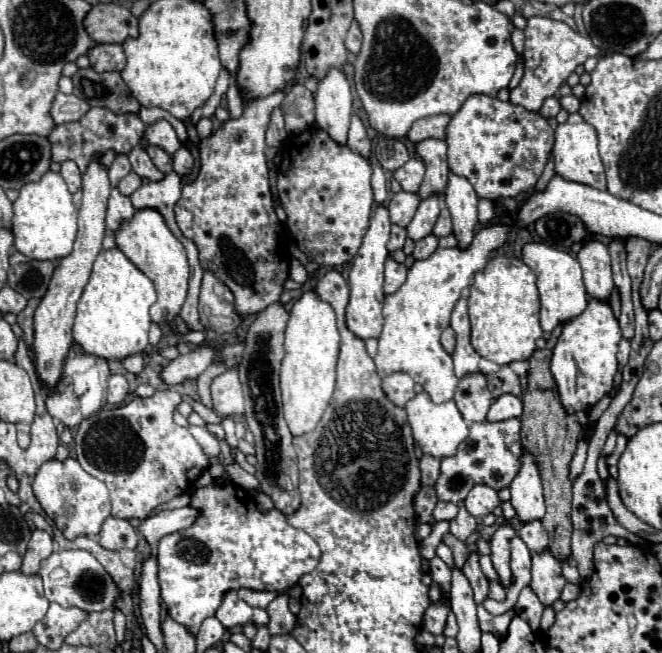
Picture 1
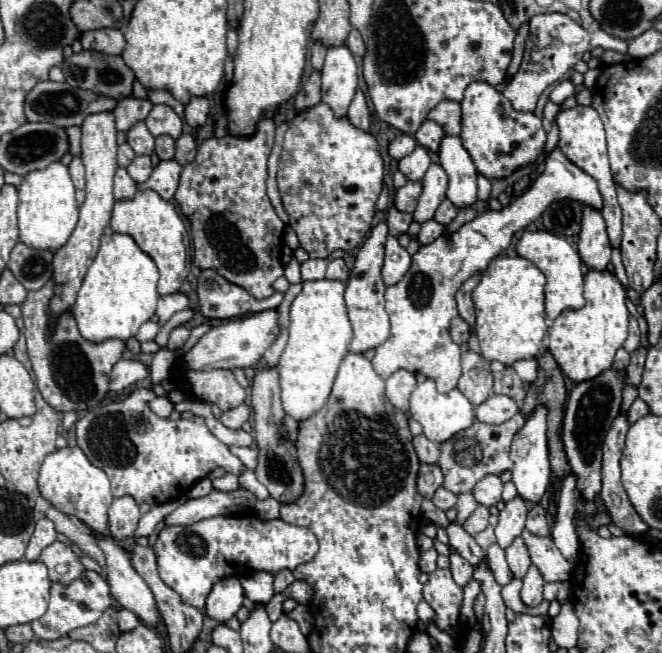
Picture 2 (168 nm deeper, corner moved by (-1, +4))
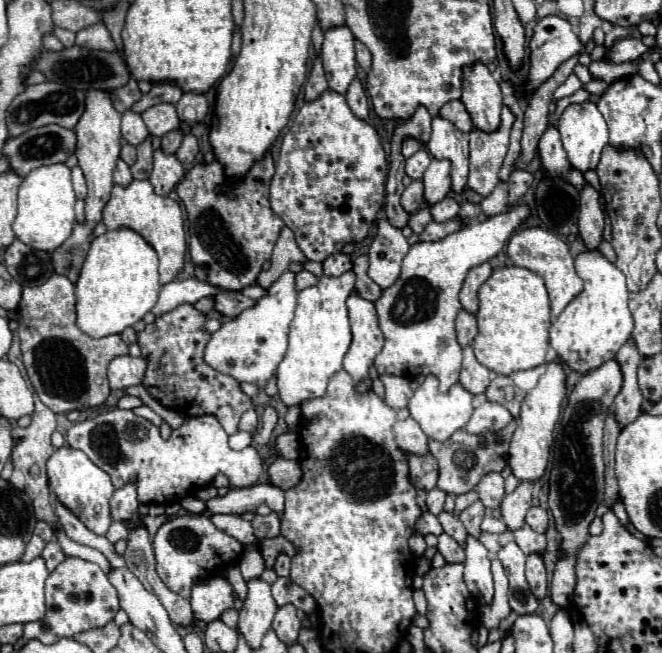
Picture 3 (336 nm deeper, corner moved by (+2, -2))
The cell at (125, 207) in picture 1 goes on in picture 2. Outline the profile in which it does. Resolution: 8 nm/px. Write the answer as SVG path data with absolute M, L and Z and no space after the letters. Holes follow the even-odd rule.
M118 168L116 178L114 178L114 196L116 196L116 200L128 200L134 194L136 194L136 182L128 176L126 168Z

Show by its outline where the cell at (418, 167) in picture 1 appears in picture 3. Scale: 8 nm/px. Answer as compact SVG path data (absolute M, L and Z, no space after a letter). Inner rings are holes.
M427 150L415 152L415 154L407 160L407 166L405 166L407 176L413 178L413 180L421 180L421 178L423 178L423 172L425 172L427 166L429 166L429 162L431 162L431 154L429 154Z

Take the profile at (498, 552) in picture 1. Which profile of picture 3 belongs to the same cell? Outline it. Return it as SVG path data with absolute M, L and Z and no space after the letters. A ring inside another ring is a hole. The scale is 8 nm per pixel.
M521 482L515 492L505 494L501 502L501 520L507 526L507 530L515 532L525 524L525 514L531 508L531 482Z

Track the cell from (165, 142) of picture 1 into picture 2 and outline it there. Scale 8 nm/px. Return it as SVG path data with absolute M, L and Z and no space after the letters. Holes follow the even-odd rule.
M158 104L150 110L150 114L146 116L146 126L148 130L154 134L154 136L160 136L160 134L168 134L172 138L180 138L182 134L182 126L184 122L180 120L180 116L166 104Z

